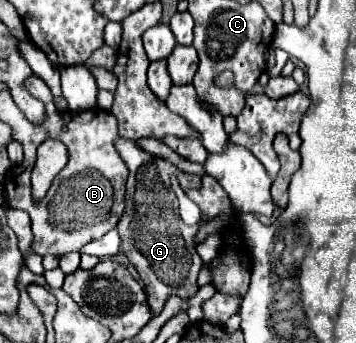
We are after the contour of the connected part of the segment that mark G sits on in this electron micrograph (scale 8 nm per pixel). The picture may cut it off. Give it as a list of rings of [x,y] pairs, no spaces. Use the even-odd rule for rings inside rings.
[[[117,138],[115,142],[119,156],[125,160],[129,168],[129,180],[127,180],[127,192],[125,192],[125,210],[121,214],[121,220],[117,222],[117,232],[121,236],[121,252],[129,258],[129,262],[139,272],[149,306],[153,314],[159,314],[167,302],[169,296],[181,296],[181,298],[193,298],[199,290],[197,286],[197,274],[203,266],[201,256],[197,254],[195,236],[203,224],[207,224],[207,216],[203,214],[201,220],[193,226],[187,226],[177,208],[177,196],[171,188],[171,176],[177,176],[183,192],[189,188],[199,188],[201,178],[183,174],[167,160],[161,160],[157,156],[151,156],[135,146],[133,140]]]

